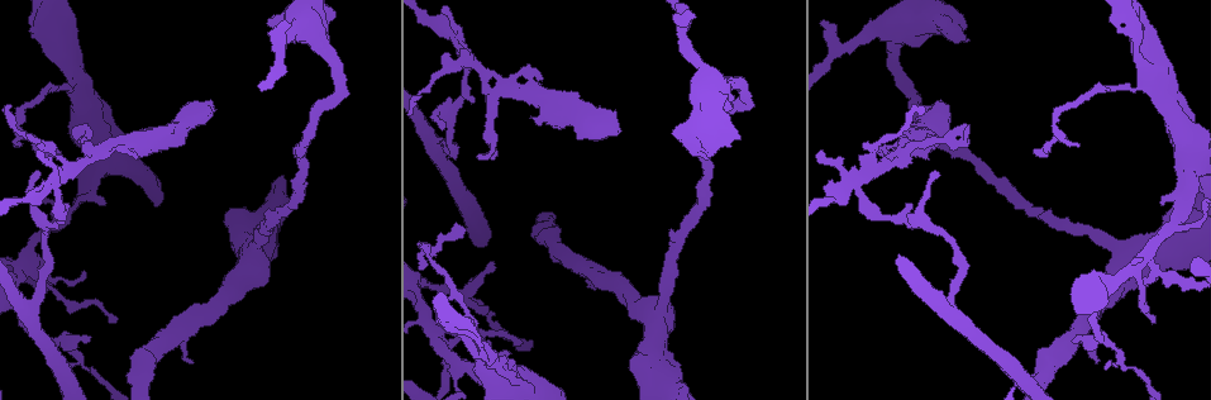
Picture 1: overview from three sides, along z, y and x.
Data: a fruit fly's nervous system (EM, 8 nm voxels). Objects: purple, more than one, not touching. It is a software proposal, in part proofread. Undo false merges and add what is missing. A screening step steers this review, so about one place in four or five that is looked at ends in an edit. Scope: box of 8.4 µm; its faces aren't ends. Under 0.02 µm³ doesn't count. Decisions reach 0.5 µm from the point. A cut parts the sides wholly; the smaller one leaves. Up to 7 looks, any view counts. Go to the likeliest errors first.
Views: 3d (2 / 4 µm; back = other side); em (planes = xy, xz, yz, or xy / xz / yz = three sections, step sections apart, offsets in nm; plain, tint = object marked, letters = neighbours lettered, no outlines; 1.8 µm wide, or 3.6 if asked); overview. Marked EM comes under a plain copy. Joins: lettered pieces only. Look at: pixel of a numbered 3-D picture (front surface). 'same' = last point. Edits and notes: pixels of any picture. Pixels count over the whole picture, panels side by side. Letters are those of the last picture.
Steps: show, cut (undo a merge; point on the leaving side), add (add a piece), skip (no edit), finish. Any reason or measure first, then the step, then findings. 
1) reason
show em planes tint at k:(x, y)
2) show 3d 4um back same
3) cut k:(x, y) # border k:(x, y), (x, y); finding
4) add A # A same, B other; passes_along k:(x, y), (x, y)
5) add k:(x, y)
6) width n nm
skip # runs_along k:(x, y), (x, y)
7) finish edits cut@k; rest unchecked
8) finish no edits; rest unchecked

a fork
show 3d 4um at 1:(900, 152)

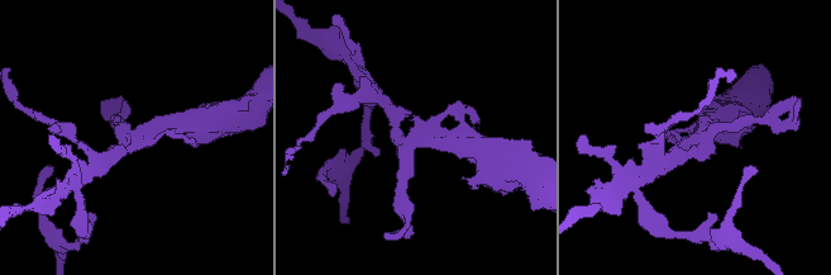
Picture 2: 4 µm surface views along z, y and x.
arms 3; shape alone is not enough
show em yz step 4 tint at 2:(414, 140)

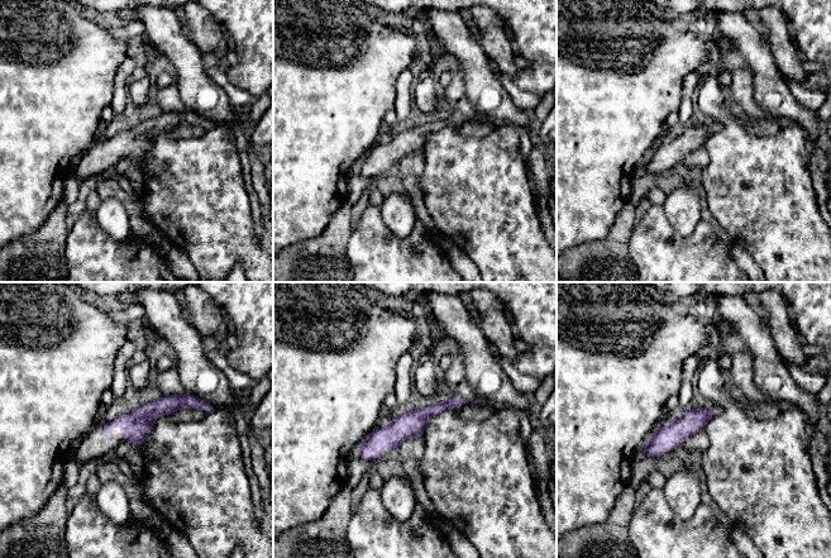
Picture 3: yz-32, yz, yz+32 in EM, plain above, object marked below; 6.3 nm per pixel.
cut it another way
show em planes letters same

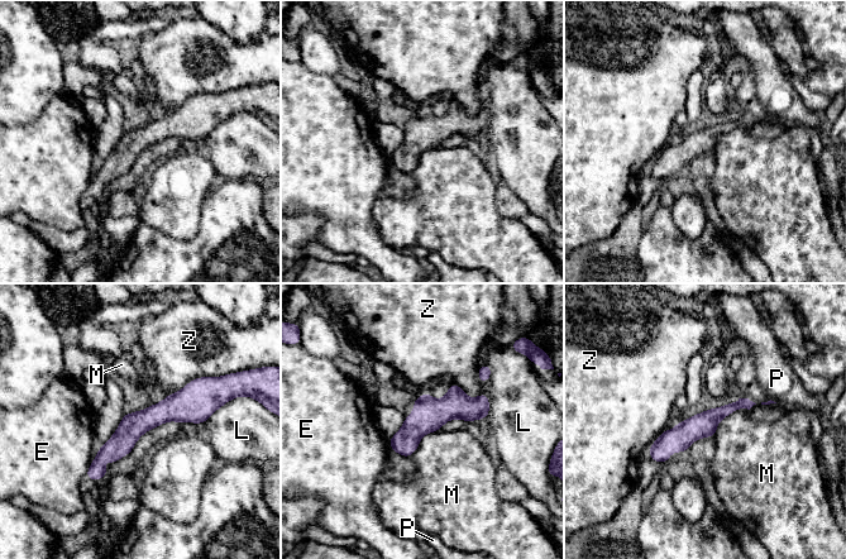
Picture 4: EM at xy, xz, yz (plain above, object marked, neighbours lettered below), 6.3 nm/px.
skip # E other, L other, M other, P other, Z other; border 4:(747, 409), (726, 415), (713, 436); all the same neuron

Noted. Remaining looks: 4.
three-way junction
show 3d 4um at 1:(61, 227)

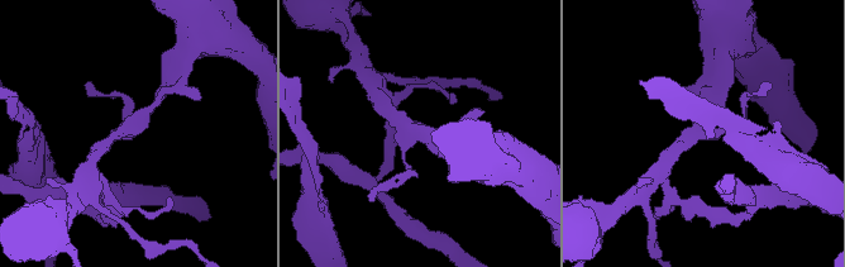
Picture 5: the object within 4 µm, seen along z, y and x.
arms 3; now the EM
show em planes tint at 5:(699, 128)

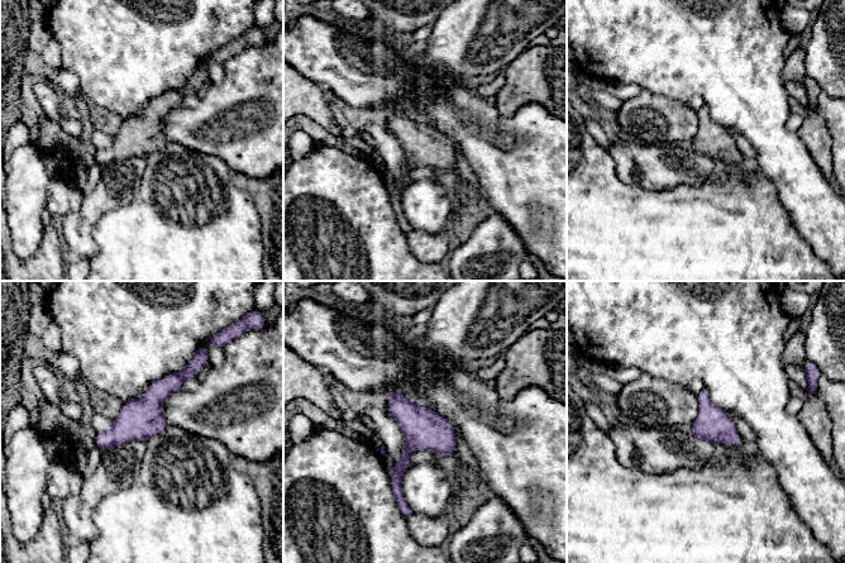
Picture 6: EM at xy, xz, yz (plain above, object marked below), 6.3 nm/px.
see the neighbours
show em planes letters same

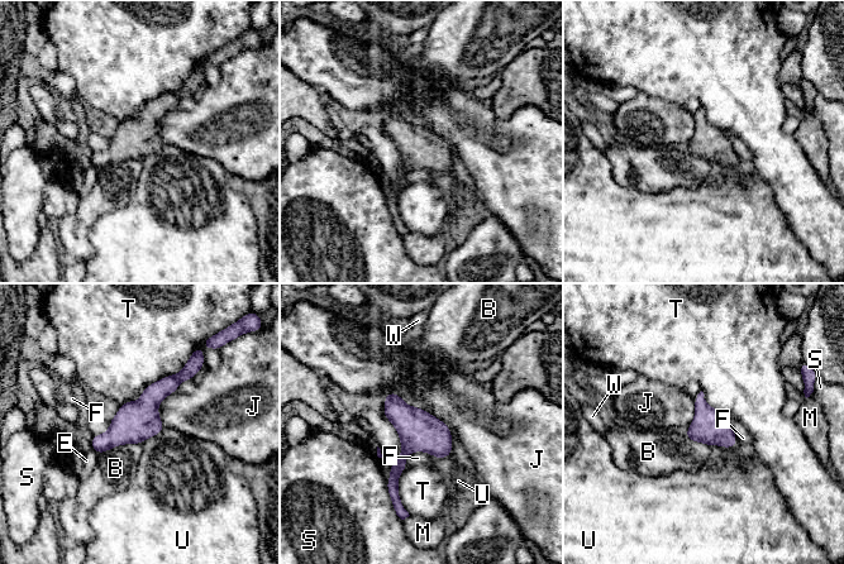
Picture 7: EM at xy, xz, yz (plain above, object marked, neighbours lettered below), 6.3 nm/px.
skip # B other, E other, F other, J other, M other, S other, T other, U other, W other; runs_along 7:(187, 368), (113, 438), (94, 445); all the same neuron

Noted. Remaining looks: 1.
finish no edits; rest unchecked

